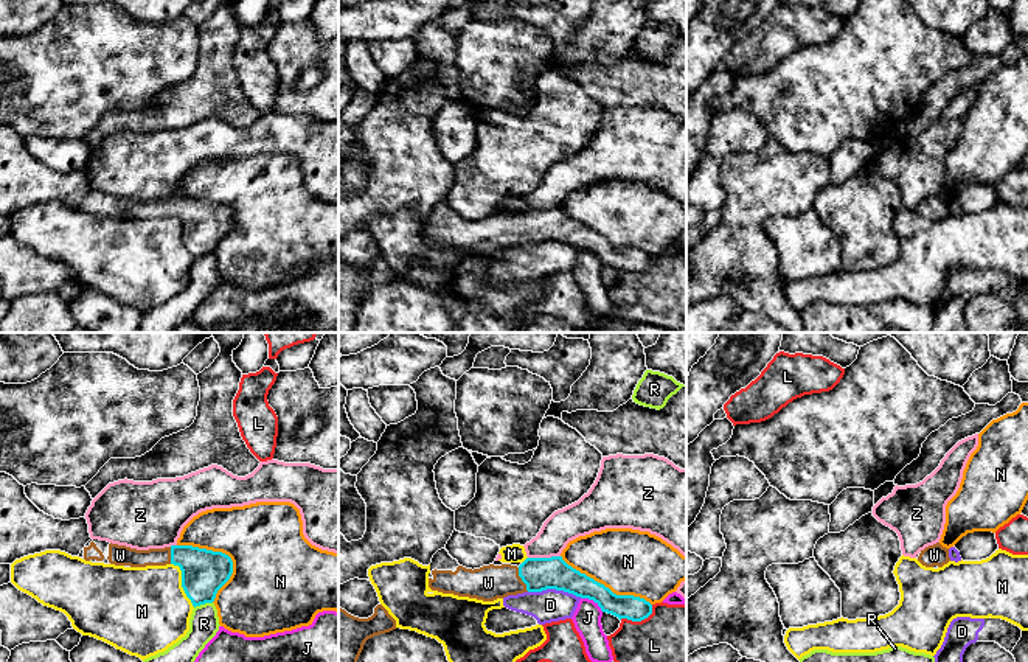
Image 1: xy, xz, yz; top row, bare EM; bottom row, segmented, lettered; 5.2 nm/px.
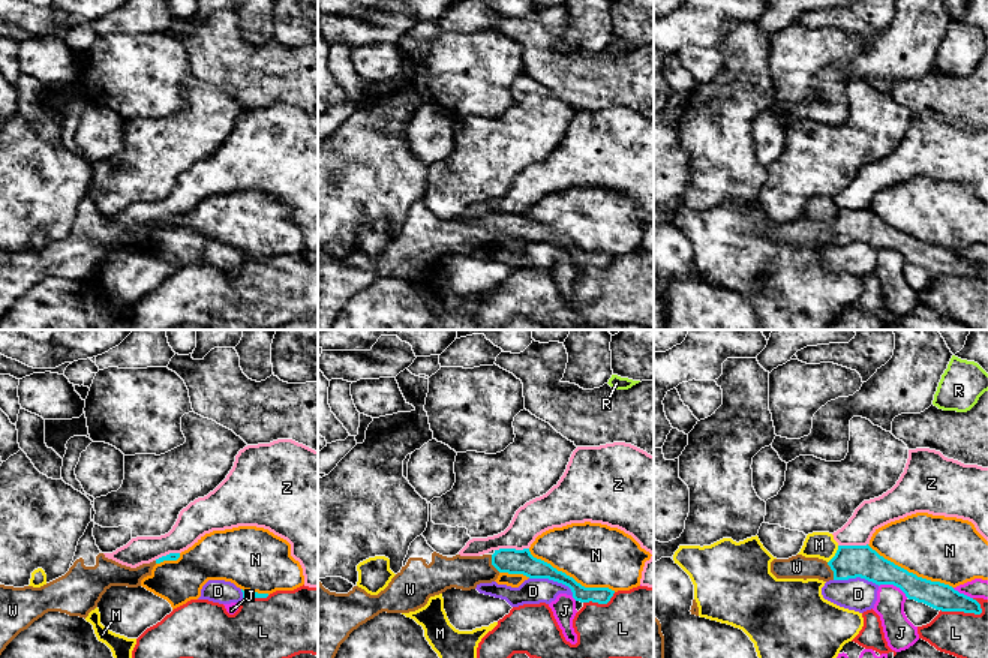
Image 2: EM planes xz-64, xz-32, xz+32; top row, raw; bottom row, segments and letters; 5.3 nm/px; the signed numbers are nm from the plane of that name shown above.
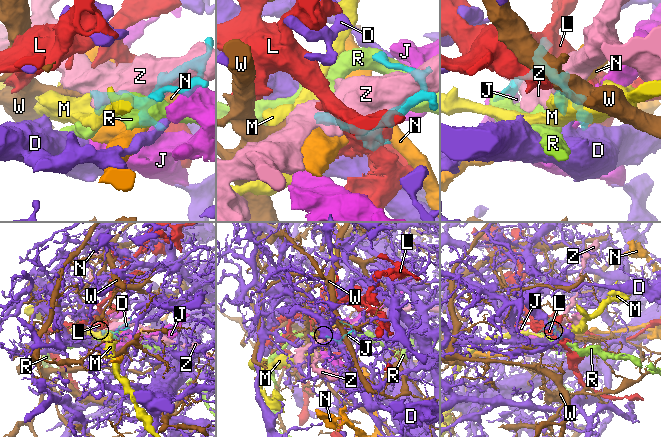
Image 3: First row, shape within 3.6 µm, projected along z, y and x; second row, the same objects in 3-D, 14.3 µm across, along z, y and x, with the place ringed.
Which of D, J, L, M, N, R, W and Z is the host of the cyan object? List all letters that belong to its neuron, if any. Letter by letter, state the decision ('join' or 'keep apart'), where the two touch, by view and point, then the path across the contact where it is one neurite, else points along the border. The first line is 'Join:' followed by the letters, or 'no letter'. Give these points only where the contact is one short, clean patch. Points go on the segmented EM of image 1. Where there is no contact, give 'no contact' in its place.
Join: W
D: keep apart; meets cyan in xz at (555, 588)
J: keep apart; meets cyan in xz at (592, 599)
L: keep apart; meets cyan in xz at (639, 620)
M: keep apart; meets cyan in xy at (182, 583); border along xy (171, 563), (179, 567), (180, 586), (194, 606)
N: keep apart; meets cyan in xy at (224, 553)
R: keep apart; meets cyan in xy at (202, 603)
W: join; meets cyan in xz at (522, 580); runs through xz (539, 574), (522, 580), (488, 583)
Z: keep apart; meets cyan in xz at (544, 558)

